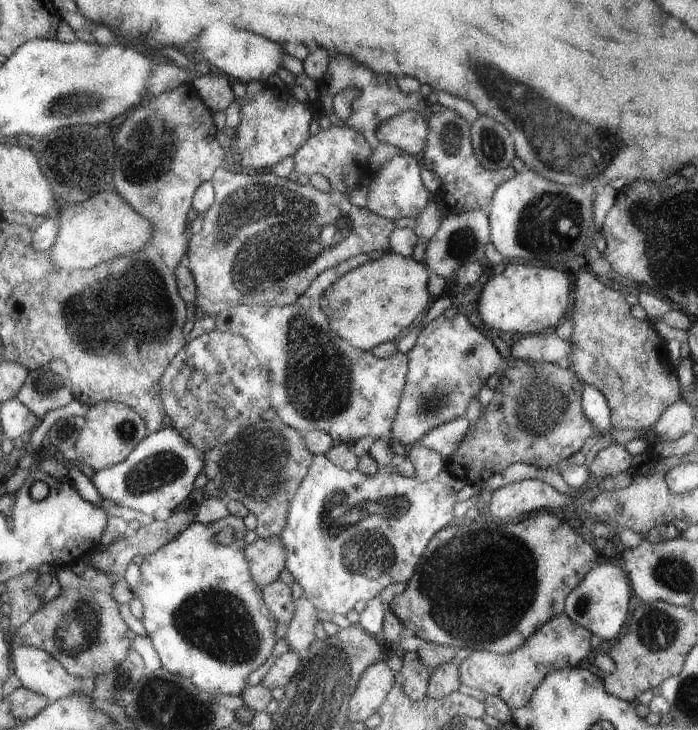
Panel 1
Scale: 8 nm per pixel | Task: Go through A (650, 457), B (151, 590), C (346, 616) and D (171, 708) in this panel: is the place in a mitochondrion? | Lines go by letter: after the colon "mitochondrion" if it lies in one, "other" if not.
A: other
B: other
C: other
D: mitochondrion

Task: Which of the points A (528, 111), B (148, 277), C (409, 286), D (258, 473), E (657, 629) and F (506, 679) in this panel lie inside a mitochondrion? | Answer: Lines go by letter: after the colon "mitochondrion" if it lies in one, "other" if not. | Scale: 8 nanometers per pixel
A: mitochondrion
B: mitochondrion
C: other
D: mitochondrion
E: mitochondrion
F: other

